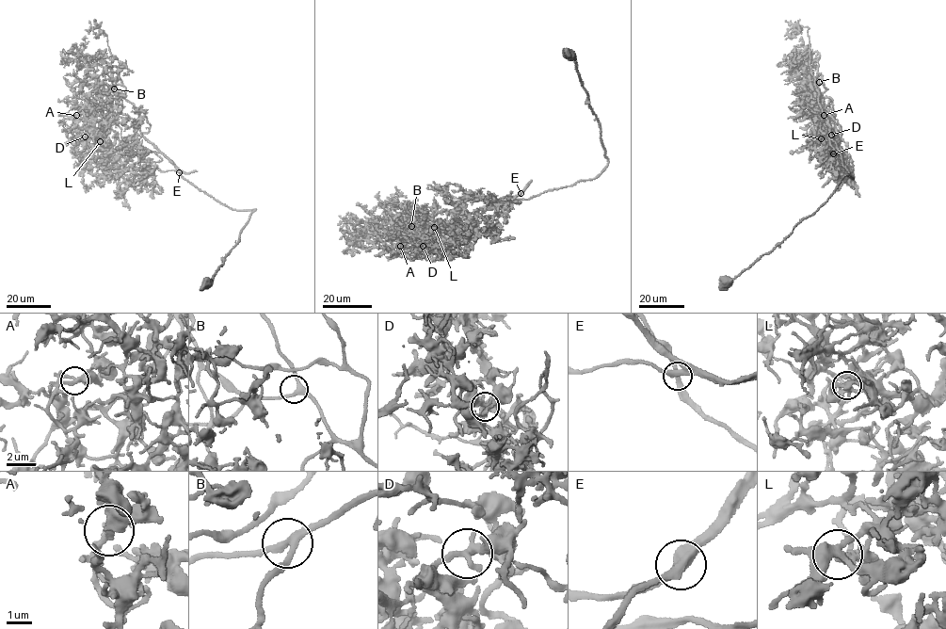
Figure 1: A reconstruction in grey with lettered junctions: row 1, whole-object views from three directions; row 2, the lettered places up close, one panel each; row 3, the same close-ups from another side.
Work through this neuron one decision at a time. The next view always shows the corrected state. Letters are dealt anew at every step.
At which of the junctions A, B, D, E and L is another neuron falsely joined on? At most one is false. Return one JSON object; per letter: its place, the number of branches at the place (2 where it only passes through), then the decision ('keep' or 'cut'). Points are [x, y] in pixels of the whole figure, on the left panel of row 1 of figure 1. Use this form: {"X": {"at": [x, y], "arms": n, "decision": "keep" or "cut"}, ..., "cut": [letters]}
{"A": {"at": [76, 115], "arms": 3, "decision": "keep"}, "B": {"at": [114, 88], "arms": 3, "decision": "keep"}, "D": {"at": [85, 137], "arms": 3, "decision": "keep"}, "E": {"at": [179, 172], "arms": 3, "decision": "keep"}, "L": {"at": [100, 141], "arms": 3, "decision": "cut"}, "cut": ["L"]}

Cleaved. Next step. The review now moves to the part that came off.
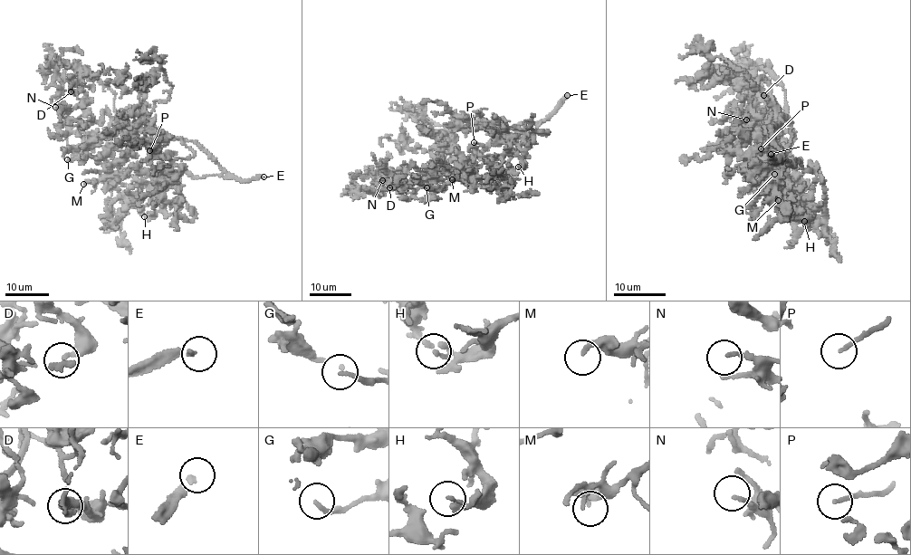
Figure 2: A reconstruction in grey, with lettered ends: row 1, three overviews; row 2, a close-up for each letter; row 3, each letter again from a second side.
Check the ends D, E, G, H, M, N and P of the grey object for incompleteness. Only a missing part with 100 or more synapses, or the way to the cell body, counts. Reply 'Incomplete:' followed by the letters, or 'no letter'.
Incomplete: E, P

